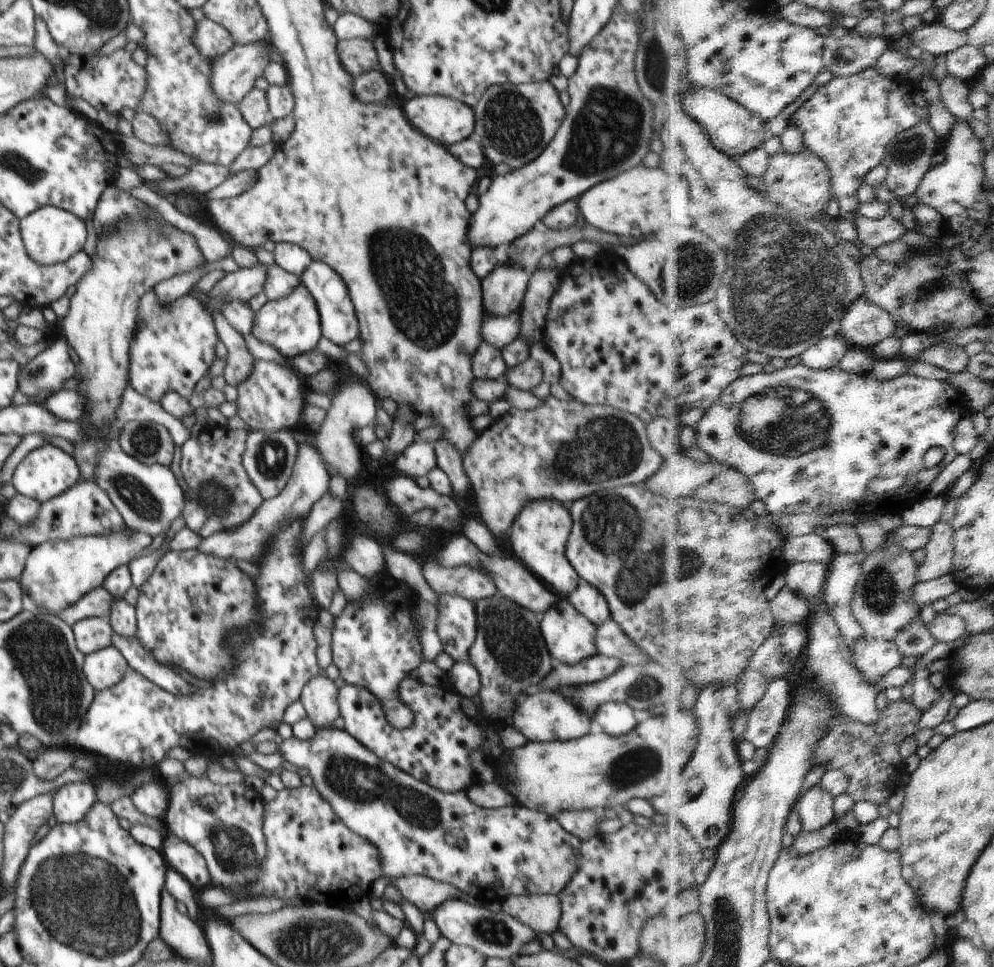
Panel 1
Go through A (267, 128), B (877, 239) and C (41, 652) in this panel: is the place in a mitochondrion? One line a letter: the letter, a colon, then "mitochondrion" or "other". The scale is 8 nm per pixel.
A: other
B: other
C: mitochondrion

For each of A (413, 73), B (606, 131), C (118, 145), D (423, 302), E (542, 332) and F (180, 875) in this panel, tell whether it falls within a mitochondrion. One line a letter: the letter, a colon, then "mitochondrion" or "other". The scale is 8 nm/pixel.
A: other
B: mitochondrion
C: other
D: mitochondrion
E: other
F: other

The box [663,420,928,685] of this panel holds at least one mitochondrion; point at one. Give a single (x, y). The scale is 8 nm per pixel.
(879, 590)

